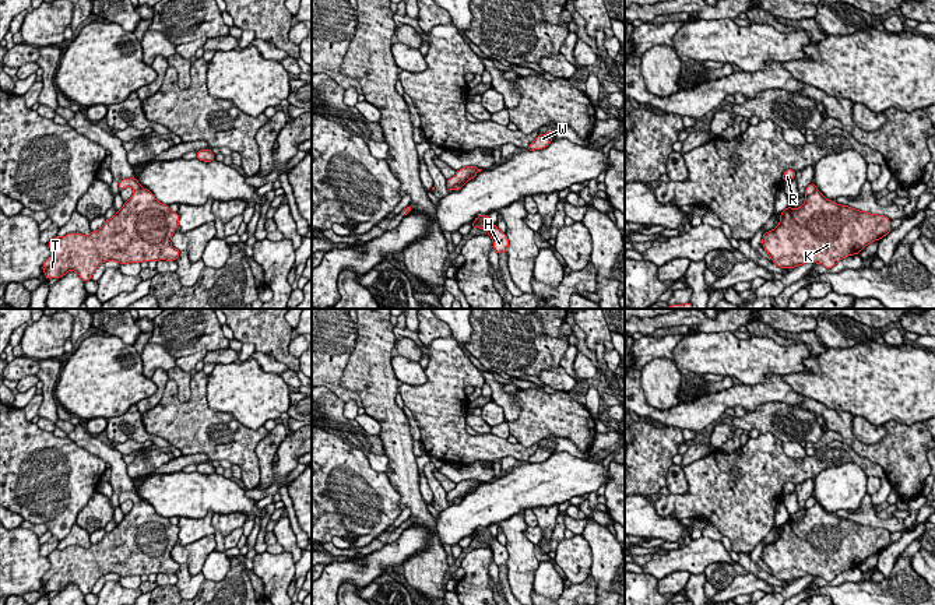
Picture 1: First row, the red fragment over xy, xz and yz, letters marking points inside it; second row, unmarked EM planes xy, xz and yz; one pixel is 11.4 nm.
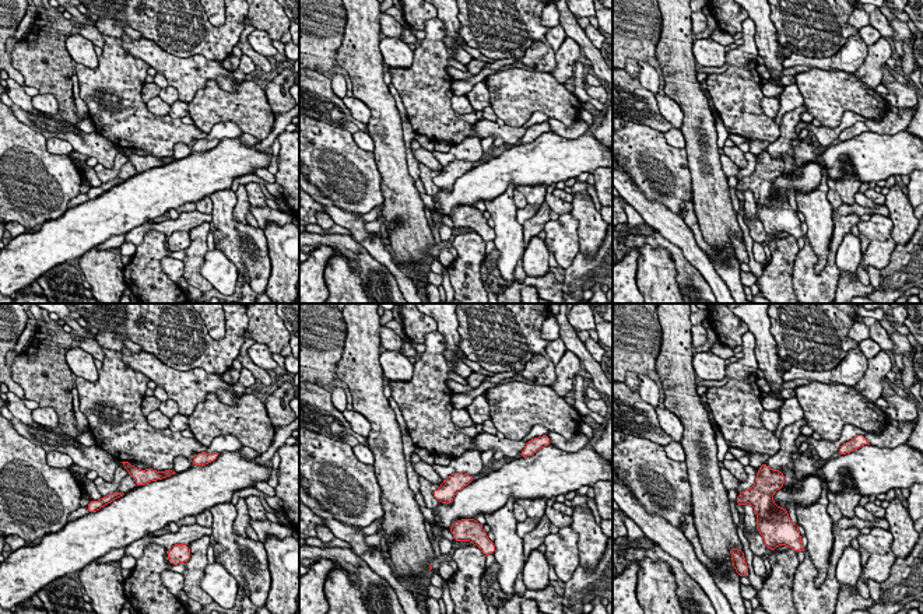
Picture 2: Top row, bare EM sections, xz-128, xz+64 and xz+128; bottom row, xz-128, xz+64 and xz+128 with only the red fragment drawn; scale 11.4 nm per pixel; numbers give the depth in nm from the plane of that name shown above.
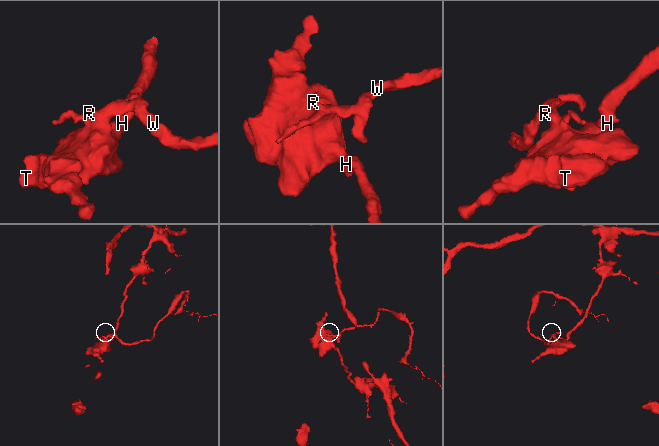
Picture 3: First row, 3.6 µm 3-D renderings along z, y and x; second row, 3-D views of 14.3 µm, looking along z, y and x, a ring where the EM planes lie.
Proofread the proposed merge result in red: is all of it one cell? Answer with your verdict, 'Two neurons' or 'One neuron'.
Two neurons

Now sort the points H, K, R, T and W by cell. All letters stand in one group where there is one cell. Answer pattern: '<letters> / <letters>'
H K T / R W

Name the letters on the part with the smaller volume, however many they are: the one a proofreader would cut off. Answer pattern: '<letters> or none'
R, W

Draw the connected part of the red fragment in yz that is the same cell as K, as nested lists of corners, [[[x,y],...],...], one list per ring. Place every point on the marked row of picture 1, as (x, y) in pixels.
[[[818,189],[805,197],[799,208],[781,211],[778,225],[763,233],[760,245],[777,267],[818,263],[830,270],[890,233],[886,215],[836,204]]]

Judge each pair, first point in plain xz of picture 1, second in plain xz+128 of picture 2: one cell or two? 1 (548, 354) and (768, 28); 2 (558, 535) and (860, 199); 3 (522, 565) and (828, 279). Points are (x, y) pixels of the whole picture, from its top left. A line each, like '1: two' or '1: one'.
1: two
2: two
3: two

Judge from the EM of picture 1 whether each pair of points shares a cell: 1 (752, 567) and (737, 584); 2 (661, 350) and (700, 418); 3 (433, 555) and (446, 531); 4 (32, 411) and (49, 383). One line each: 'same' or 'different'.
1: different
2: different
3: different
4: different

